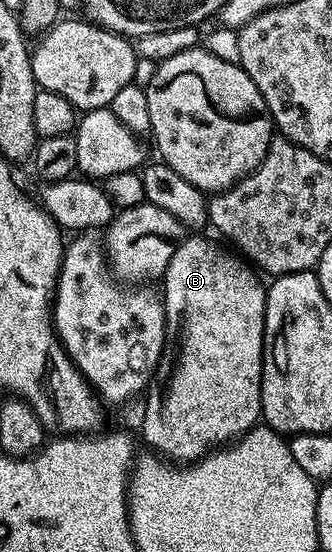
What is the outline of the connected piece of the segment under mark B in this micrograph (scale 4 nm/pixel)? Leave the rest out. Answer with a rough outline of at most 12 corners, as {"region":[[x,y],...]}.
{"region":[[206,234],[160,278],[142,436],[200,460],[262,414],[266,288]]}

